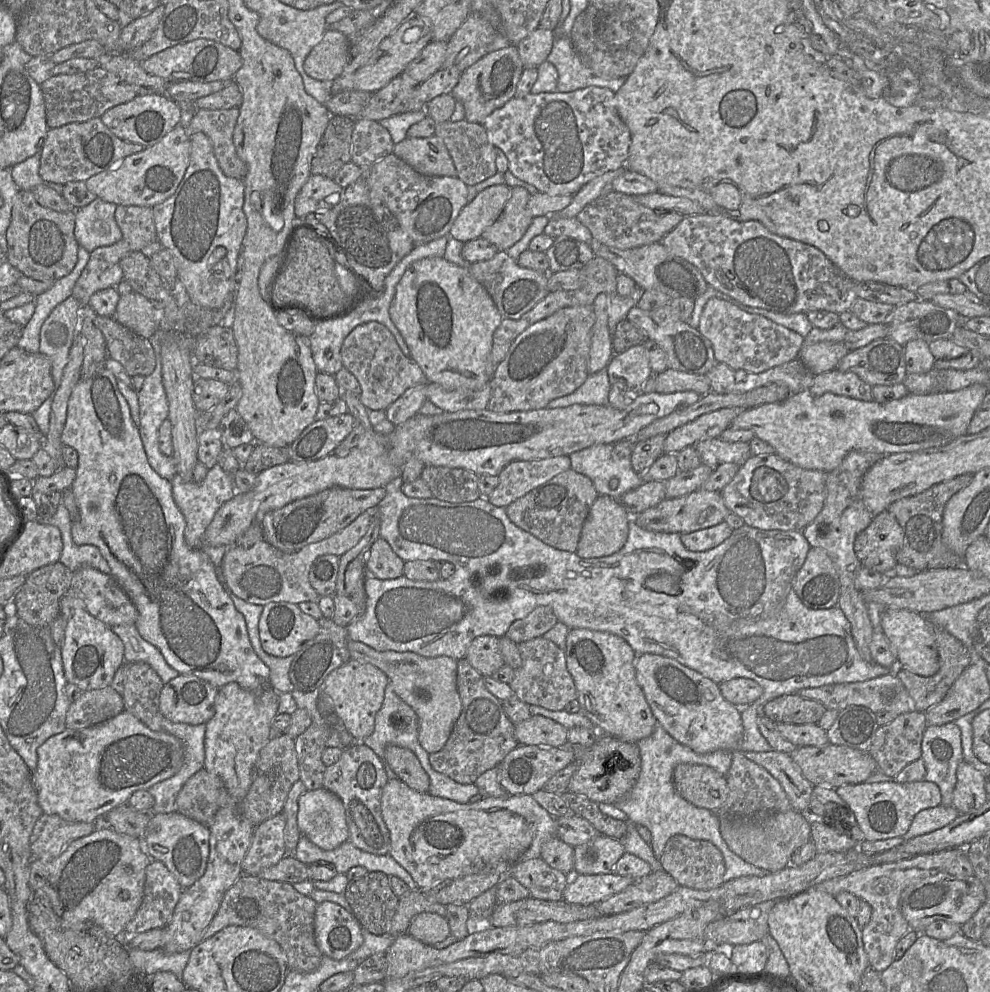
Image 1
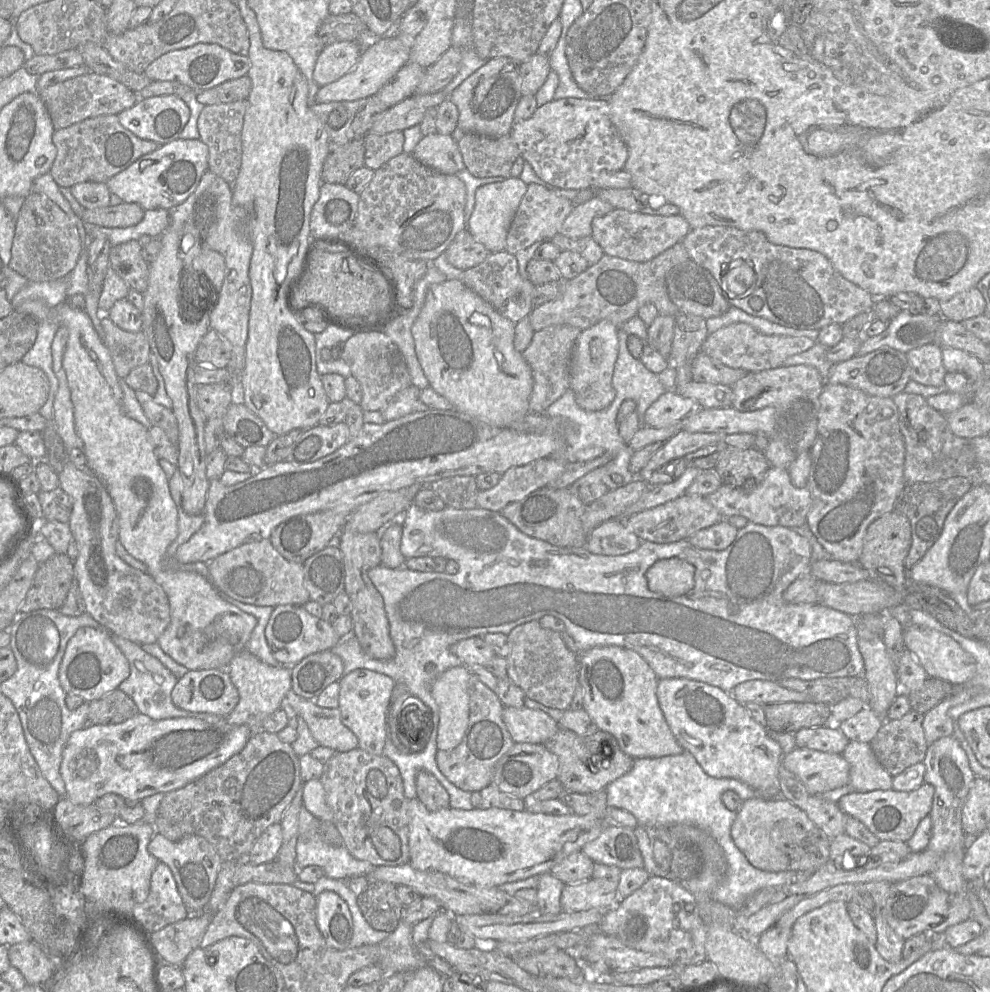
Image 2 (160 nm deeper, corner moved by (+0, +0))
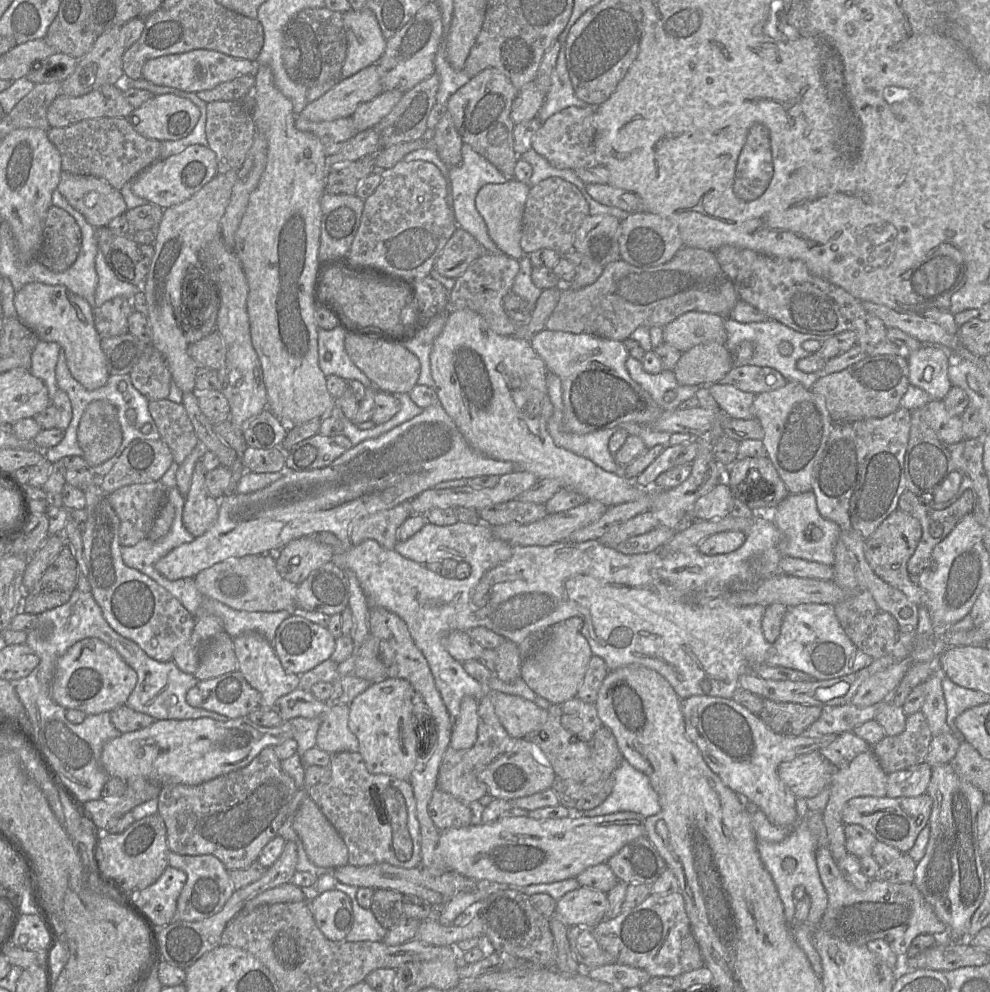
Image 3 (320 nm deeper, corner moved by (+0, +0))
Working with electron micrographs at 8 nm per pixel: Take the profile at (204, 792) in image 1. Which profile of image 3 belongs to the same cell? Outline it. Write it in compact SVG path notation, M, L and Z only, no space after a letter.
M266 747L247 766L202 784L162 786L157 813L166 826L169 850L180 855L213 855L228 871L247 868L256 862L266 844L278 835L288 805L298 790L294 780L283 771L281 763L274 747Z

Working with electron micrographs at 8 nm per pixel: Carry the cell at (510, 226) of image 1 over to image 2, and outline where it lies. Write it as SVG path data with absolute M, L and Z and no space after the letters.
M534 183L527 185L527 191L520 201L508 230L505 251L515 255L537 241L551 240L560 233L564 220L574 207L572 200L557 196L553 190Z

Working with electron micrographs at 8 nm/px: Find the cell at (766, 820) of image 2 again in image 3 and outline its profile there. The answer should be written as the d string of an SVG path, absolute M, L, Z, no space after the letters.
M819 846L815 859L828 894L828 904L818 925L824 932L855 946L866 946L870 941L883 939L898 960L907 957L908 948L916 936L946 935L947 926L938 919L914 882L894 883L875 878L865 890L858 890L844 878L828 846Z

